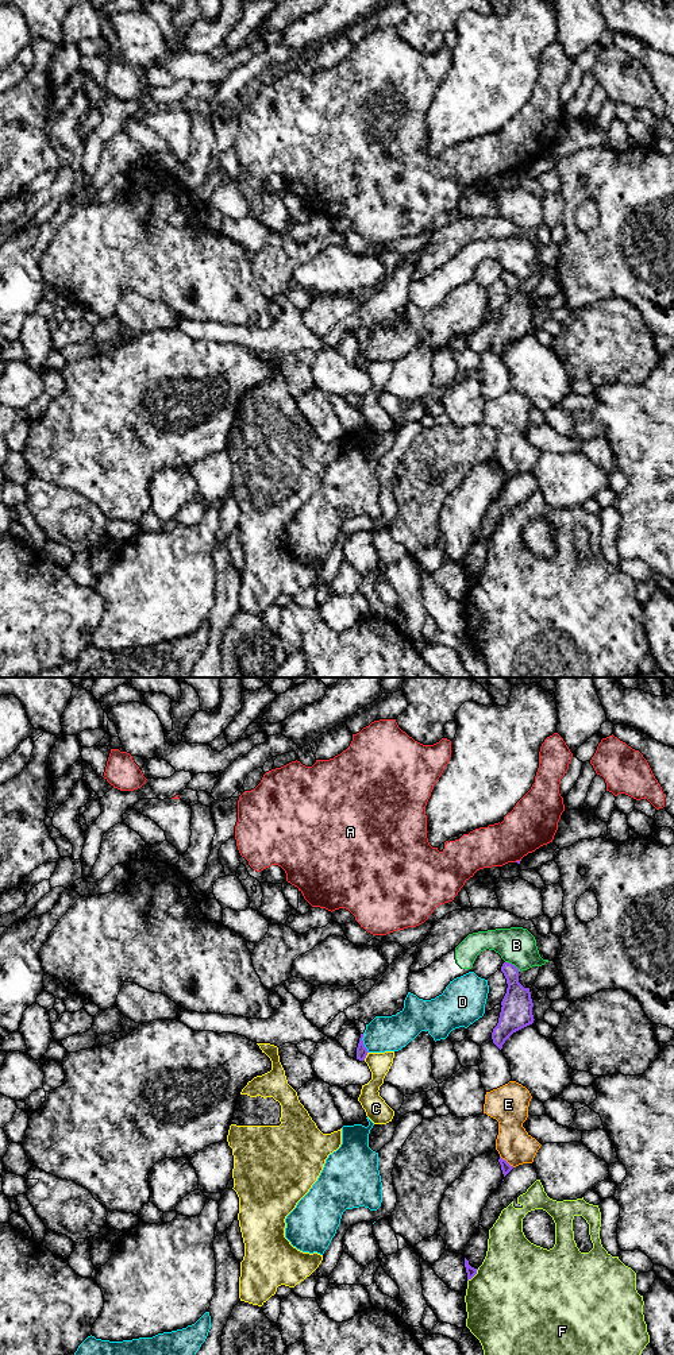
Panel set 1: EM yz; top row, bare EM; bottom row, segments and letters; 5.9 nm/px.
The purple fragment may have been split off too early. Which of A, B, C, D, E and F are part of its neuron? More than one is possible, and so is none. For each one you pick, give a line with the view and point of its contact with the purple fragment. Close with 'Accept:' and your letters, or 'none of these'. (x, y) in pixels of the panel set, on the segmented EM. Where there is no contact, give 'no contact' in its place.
Accept: none of these

